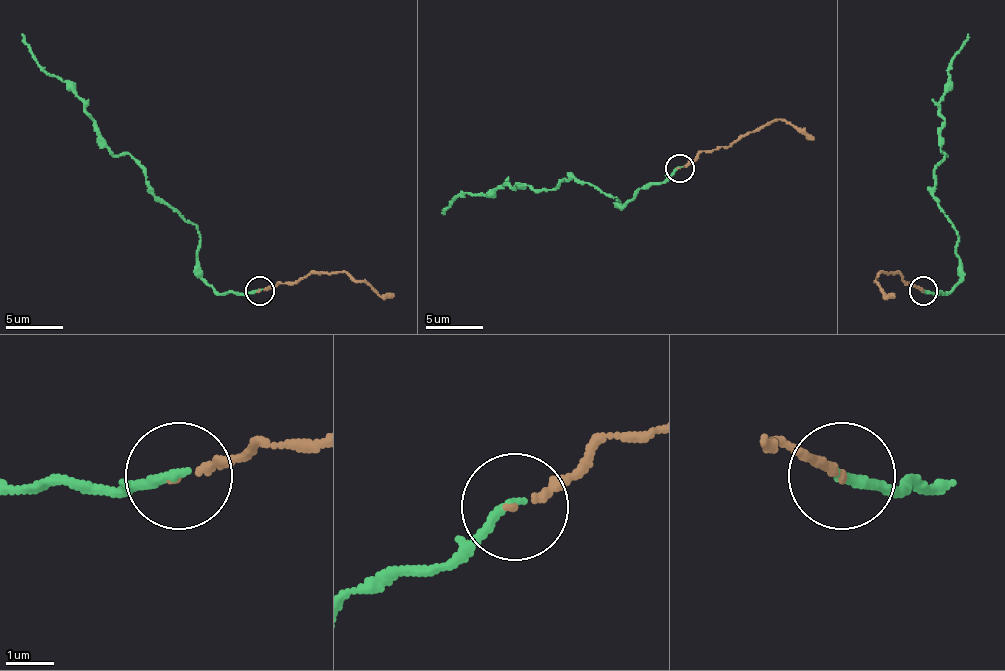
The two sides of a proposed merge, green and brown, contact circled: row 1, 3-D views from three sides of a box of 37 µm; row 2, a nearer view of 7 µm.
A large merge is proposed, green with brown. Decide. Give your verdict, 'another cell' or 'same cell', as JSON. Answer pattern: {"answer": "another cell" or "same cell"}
{"answer": "same cell"}

